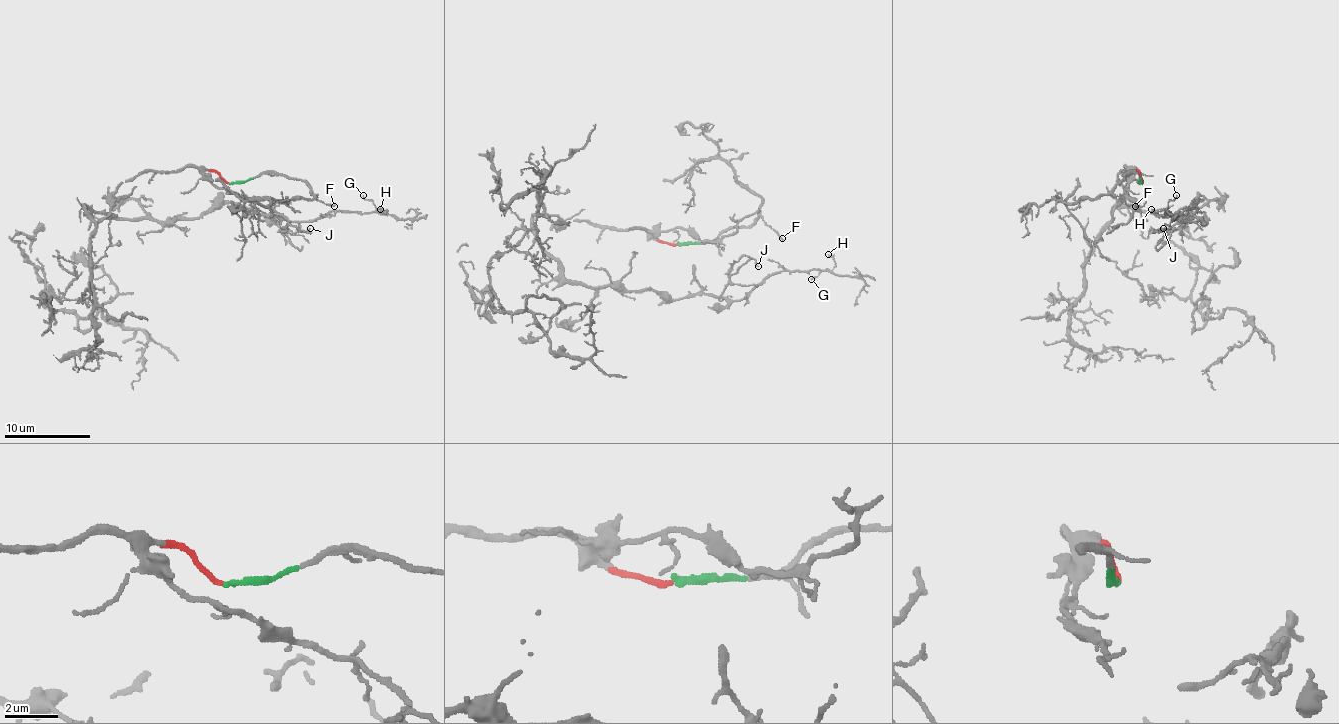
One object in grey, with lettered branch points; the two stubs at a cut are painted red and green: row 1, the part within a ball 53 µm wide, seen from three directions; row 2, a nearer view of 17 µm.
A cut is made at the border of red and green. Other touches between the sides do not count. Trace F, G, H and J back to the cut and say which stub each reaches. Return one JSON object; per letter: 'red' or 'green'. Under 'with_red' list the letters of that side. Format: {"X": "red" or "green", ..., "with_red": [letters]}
{"F": "green", "G": "red", "H": "red", "J": "red", "with_red": ["G", "H", "J"]}

